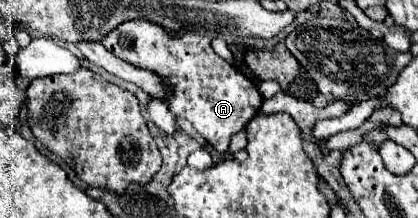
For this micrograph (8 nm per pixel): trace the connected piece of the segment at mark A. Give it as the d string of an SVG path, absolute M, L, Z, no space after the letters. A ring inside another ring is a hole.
M129 20L109 32L101 44L121 60L163 76L171 86L171 96L167 98L171 112L177 118L187 118L217 152L227 152L231 136L243 130L261 108L263 98L257 86L213 52L209 36L195 32L169 36L149 20Z

